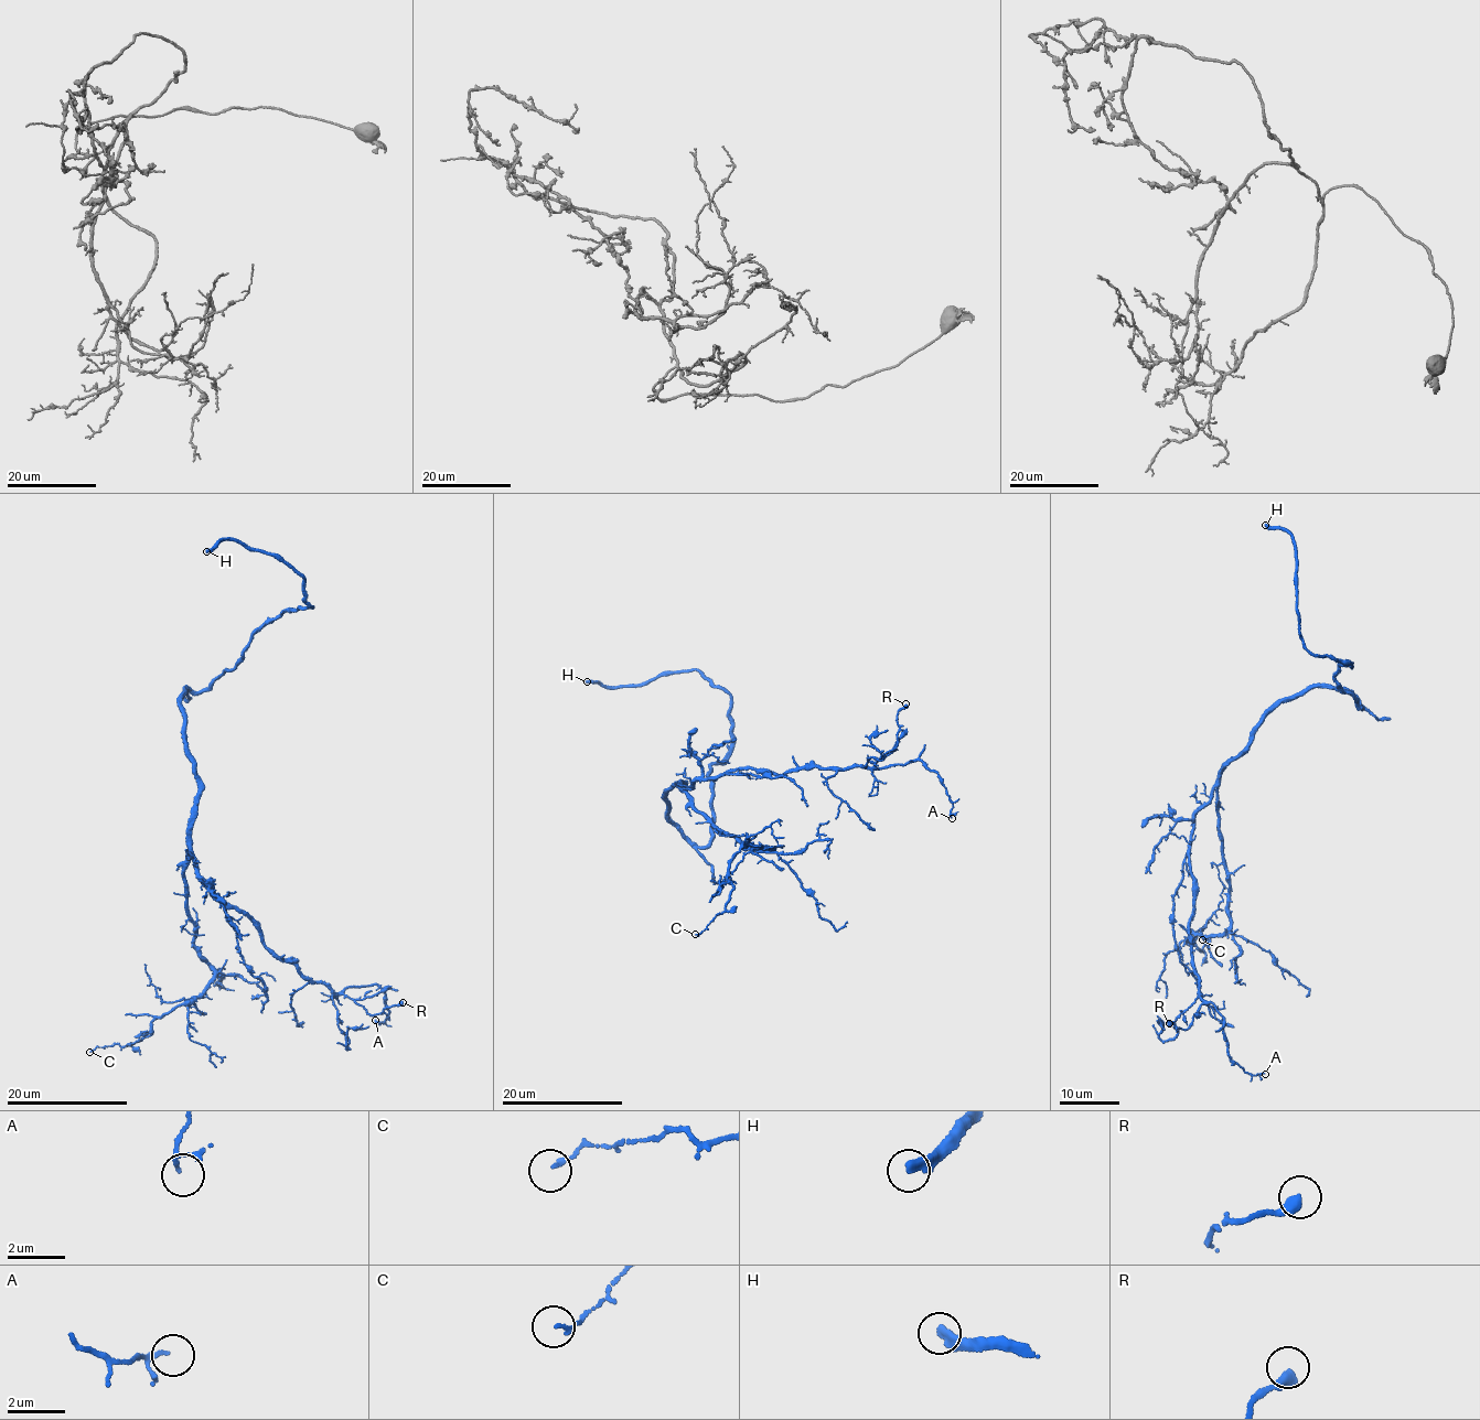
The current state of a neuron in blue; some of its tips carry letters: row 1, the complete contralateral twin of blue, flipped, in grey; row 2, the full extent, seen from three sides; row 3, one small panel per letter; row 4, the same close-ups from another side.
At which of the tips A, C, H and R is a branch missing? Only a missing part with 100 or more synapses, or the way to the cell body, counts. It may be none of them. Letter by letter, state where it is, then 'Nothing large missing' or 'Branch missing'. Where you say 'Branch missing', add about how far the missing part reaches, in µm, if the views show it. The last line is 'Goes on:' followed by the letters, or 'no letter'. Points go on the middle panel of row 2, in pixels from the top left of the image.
A: Place: (952, 818). Nothing large missing
C: Place: (695, 934). Nothing large missing
H: Place: (587, 681). Branch missing. Missing length about 100 µm
R: Place: (905, 703). Nothing large missing
Goes on: H

